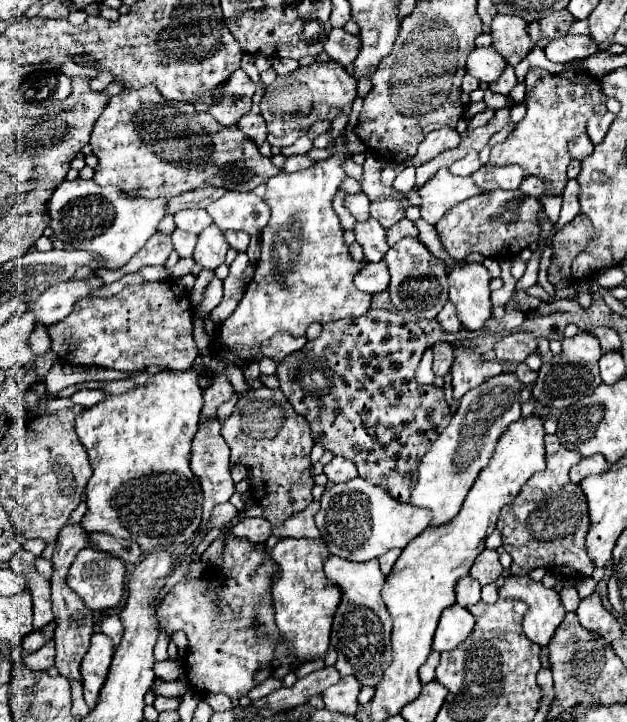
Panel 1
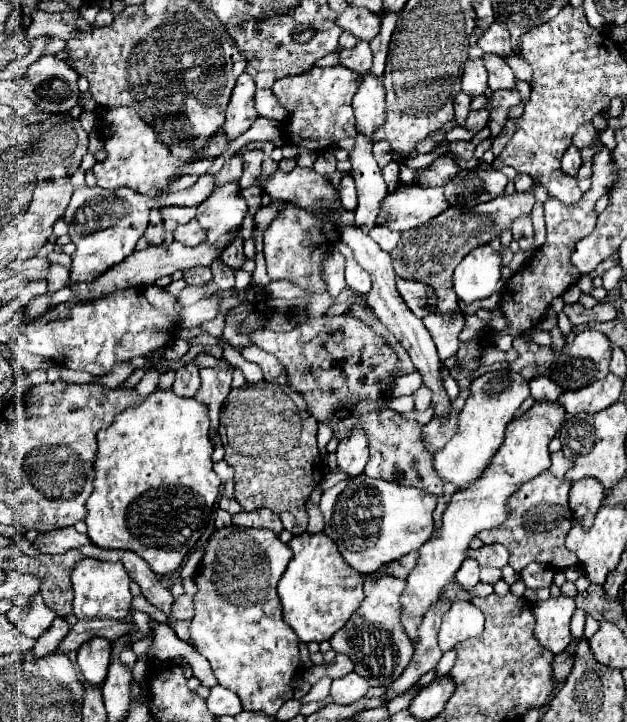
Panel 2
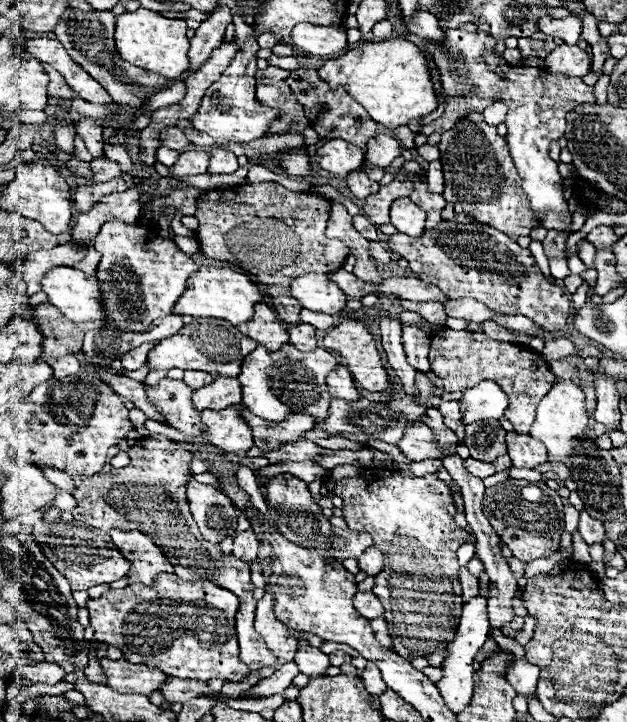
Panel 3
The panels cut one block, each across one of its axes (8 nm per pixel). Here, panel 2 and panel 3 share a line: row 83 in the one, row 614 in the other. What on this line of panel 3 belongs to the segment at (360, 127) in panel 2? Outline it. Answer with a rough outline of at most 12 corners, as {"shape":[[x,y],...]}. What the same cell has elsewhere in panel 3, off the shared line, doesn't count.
{"shape":[[356,592],[354,608],[368,620],[384,614],[372,592]]}

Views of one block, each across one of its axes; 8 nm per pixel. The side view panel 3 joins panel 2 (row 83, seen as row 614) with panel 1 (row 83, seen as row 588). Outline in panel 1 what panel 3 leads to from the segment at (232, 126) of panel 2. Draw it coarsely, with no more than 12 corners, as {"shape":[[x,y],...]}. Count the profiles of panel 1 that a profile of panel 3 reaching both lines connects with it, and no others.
{"shape":[[236,70],[216,106],[194,104],[232,126],[250,112],[256,86]]}

